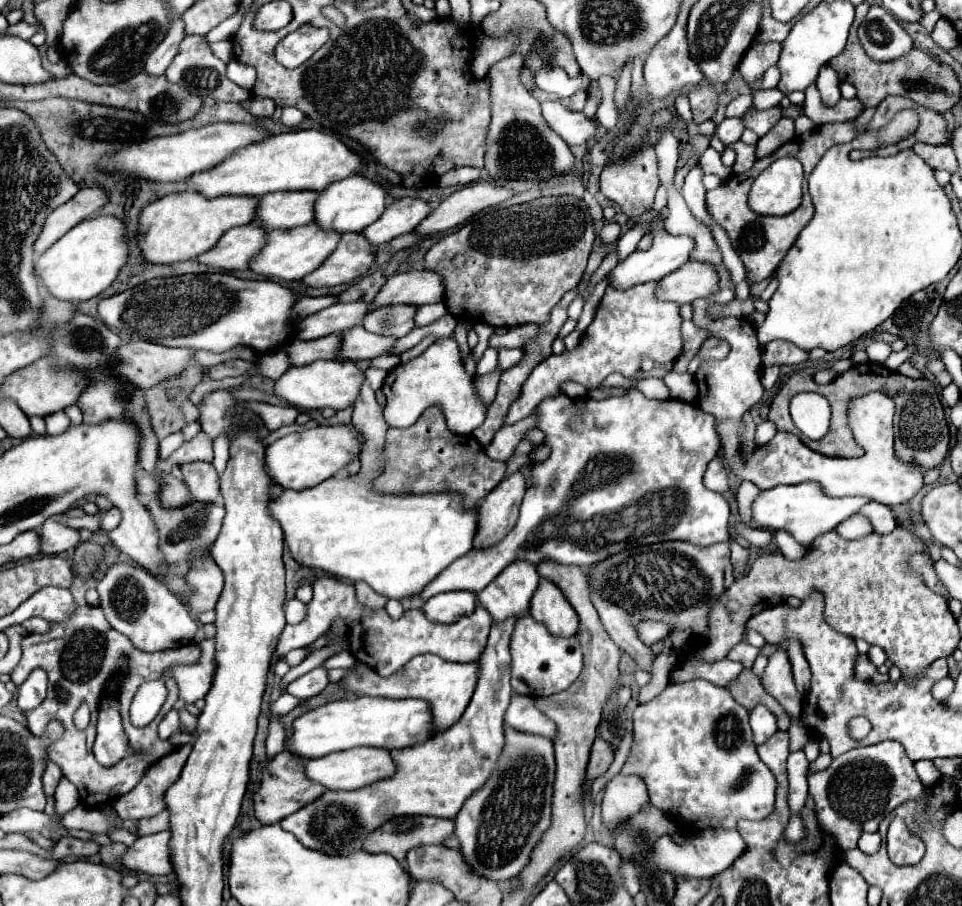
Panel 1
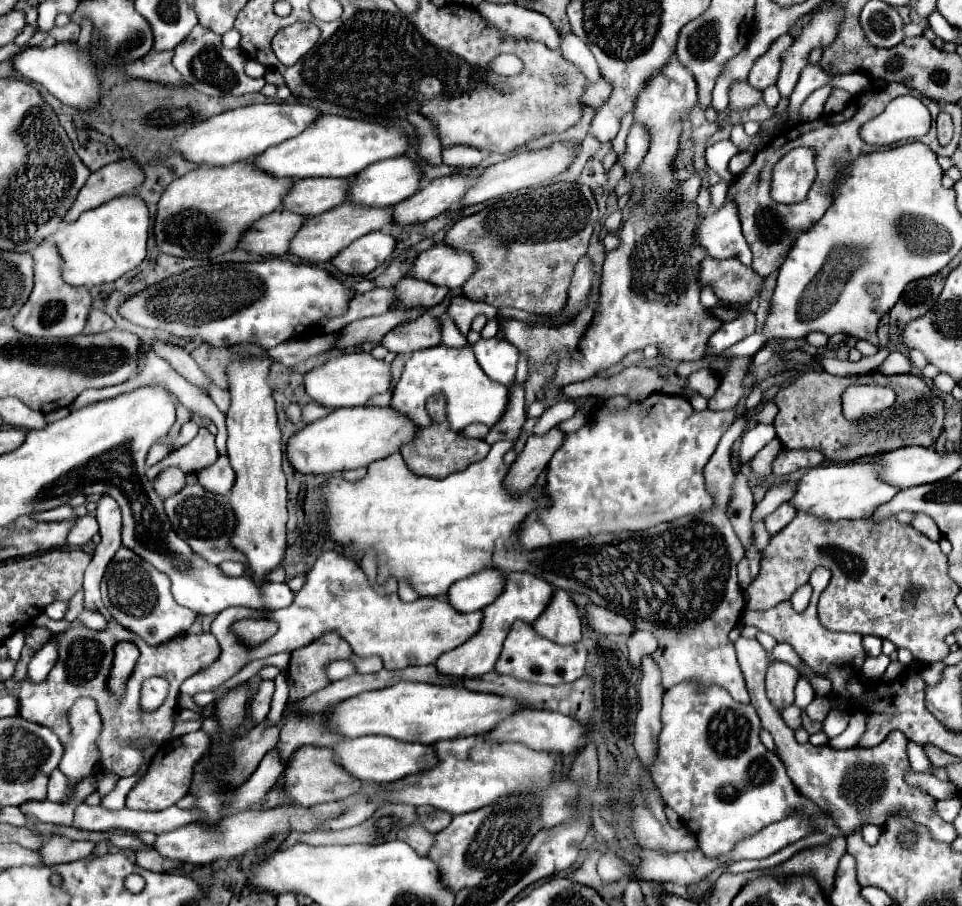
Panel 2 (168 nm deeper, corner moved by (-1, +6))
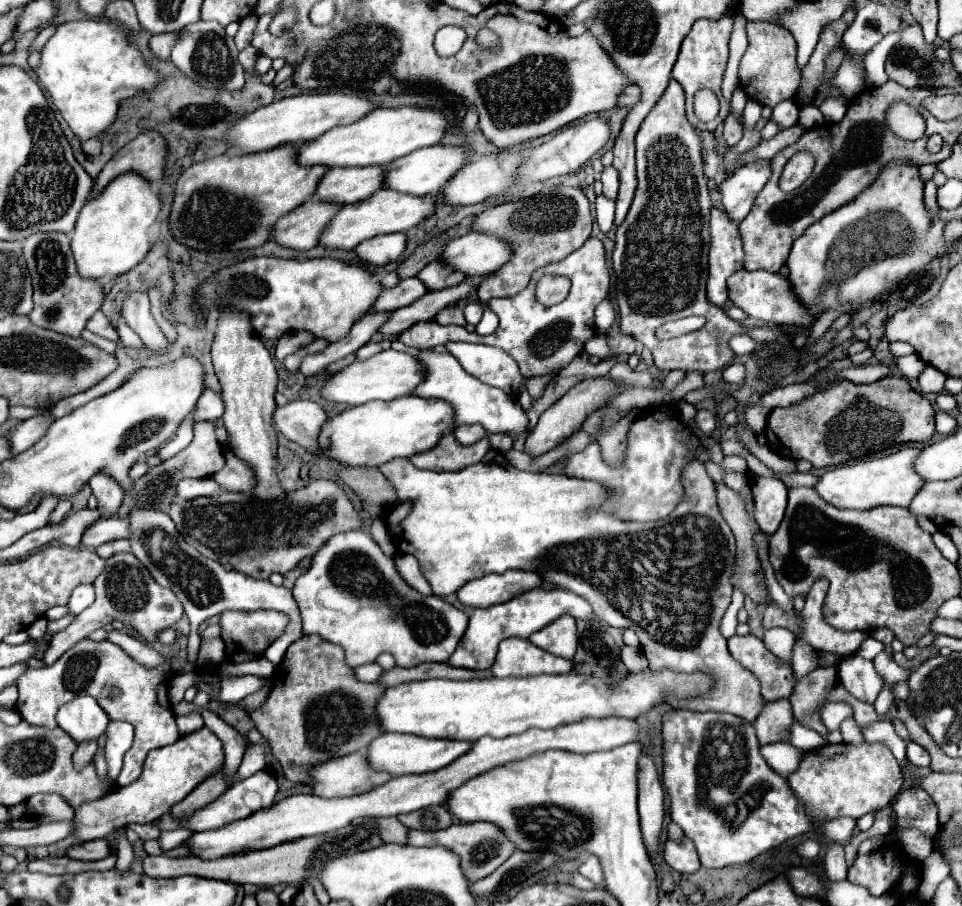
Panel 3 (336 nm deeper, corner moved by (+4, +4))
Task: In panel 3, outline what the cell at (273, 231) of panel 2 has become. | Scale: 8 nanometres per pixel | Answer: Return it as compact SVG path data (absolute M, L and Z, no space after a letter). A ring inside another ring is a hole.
M306 200L292 212L278 218L270 240L284 248L310 250L318 244L320 230L328 224L328 218L332 218L338 208L338 204Z

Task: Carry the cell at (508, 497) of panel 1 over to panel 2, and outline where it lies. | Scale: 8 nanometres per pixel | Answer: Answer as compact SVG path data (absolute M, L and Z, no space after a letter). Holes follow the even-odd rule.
M557 426L543 436L531 434L519 458L511 464L505 484L511 490L519 490L519 492L533 486L537 482L537 476L547 468L557 448L561 448L563 438L565 438L565 432L561 432Z

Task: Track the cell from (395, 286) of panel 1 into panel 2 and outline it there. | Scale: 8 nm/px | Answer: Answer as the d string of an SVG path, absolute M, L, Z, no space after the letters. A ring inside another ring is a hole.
M437 244L431 250L419 254L409 276L447 288L461 288L469 276L477 270L473 256L461 248Z

